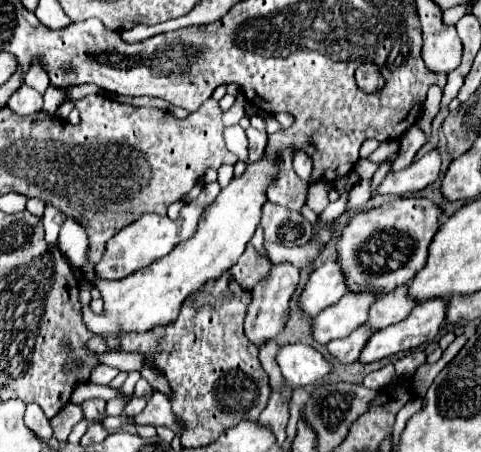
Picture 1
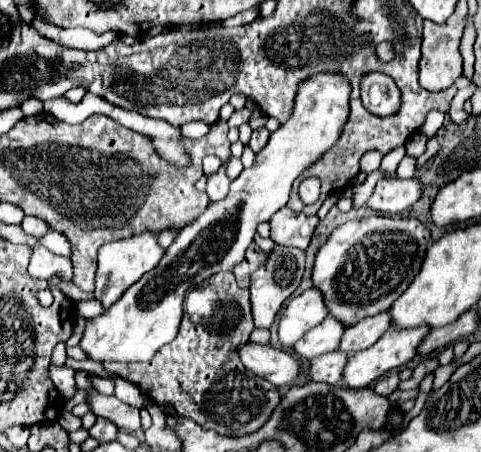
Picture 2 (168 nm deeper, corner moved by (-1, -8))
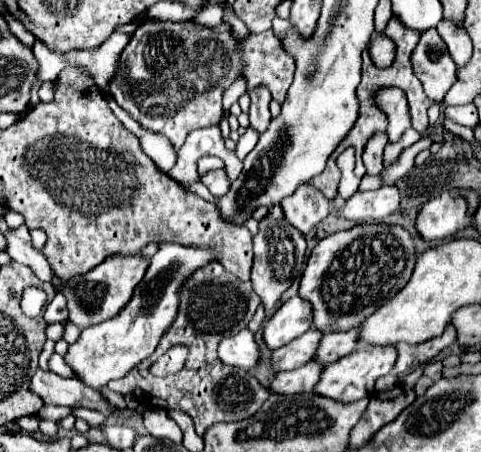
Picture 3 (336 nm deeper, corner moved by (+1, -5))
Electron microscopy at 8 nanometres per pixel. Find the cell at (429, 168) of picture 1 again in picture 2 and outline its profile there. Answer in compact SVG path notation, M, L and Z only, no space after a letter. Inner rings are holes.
M416 178L412 180L380 180L368 198L366 206L380 214L398 214L418 202L422 186Z

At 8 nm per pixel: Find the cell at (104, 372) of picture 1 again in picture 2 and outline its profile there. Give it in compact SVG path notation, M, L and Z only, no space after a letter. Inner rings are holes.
M92 378L92 384L94 388L104 394L104 396L112 396L114 394L114 382L112 380L106 380L106 378Z

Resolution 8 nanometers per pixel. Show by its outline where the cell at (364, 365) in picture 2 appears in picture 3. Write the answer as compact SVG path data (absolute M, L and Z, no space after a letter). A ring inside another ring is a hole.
M358 345L350 355L324 367L322 379L318 381L314 391L342 403L352 403L362 397L370 397L374 393L376 379L390 373L394 369L396 359L398 359L398 351L394 345L386 345L386 349L382 349L382 345Z

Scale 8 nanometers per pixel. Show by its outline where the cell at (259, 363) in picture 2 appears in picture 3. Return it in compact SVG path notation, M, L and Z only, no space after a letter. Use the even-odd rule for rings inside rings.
M242 329L238 335L228 337L220 343L218 357L228 365L252 371L260 363L260 347L254 341L252 331Z

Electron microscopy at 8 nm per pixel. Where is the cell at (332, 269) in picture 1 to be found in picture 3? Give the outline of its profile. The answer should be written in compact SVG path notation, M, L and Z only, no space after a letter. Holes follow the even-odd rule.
M302 297L288 299L264 325L264 341L270 349L278 349L310 329L310 303Z

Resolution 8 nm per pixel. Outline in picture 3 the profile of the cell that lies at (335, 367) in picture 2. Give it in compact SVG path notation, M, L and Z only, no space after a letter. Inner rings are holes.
M310 361L298 369L292 369L292 371L282 371L274 377L270 389L274 393L280 393L280 395L292 395L292 393L306 393L306 391L312 391L318 377L322 375L322 369L324 365L318 363L318 361Z

